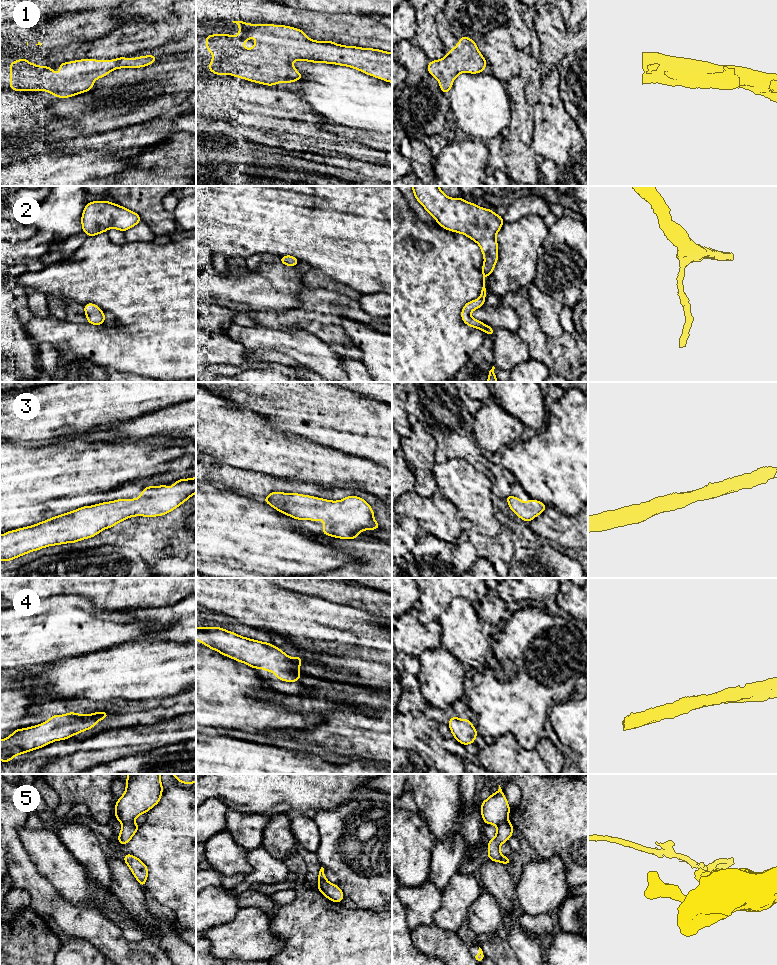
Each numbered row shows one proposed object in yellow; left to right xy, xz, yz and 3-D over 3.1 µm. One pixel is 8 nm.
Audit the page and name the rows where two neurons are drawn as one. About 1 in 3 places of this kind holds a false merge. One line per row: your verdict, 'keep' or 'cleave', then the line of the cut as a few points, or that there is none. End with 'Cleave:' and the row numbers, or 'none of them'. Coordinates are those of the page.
1: keep; cut none
2: keep; cut none
3: keep; cut none
4: keep; cut none
5: cleave; cut xy (133, 819), (122, 823)
Cleave: 5

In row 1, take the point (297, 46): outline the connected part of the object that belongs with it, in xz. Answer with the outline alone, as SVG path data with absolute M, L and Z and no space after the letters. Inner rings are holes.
M243 21L232 22L236 23L240 28L240 32L237 36L228 34L206 35L206 48L213 54L214 57L210 61L208 70L216 75L233 75L238 78L268 86L273 86L281 82L292 83L304 77L303 74L300 74L294 68L292 63L295 60L303 60L314 63L328 63L352 67L356 70L364 72L365 74L392 83L392 53L372 48L344 46L336 44L332 41L314 41L309 39L306 33L302 30L285 25L249 24ZM251 36L255 37L256 45L253 48L246 49L242 46L242 44L244 42L248 42Z

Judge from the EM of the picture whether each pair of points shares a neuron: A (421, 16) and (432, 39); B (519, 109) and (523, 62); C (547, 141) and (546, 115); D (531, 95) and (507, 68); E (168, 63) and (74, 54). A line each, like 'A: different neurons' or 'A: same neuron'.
A: same neuron
B: different neurons
C: same neuron
D: same neuron
E: different neurons

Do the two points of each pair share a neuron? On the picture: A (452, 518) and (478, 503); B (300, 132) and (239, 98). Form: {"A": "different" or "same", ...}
{"A": "different", "B": "same"}

